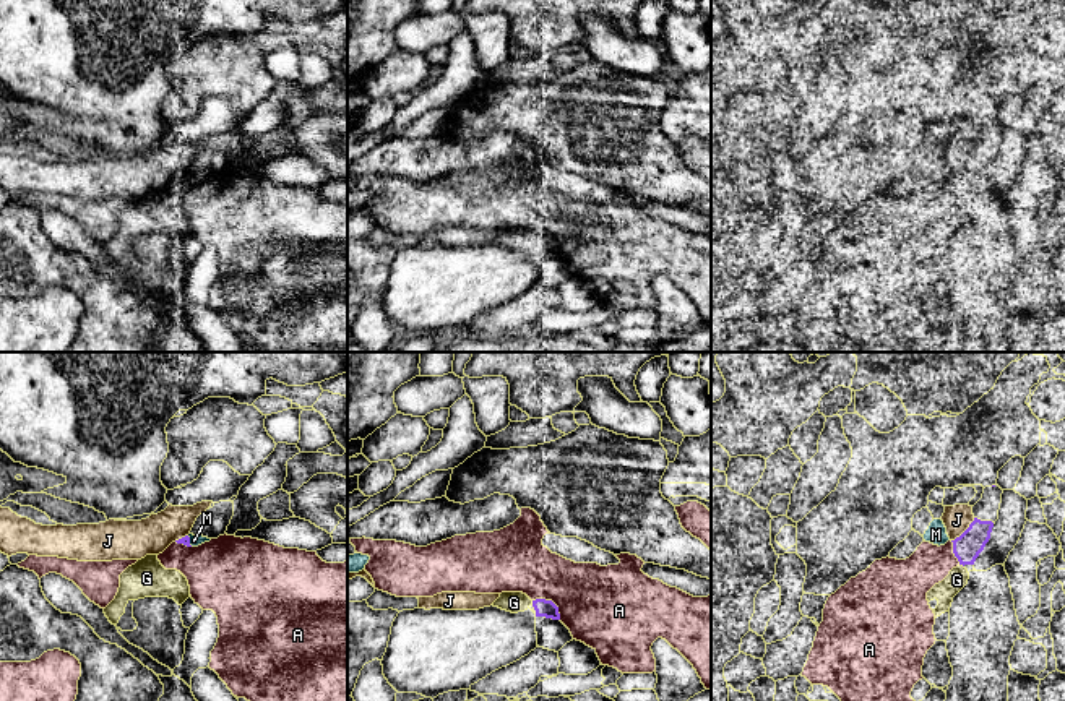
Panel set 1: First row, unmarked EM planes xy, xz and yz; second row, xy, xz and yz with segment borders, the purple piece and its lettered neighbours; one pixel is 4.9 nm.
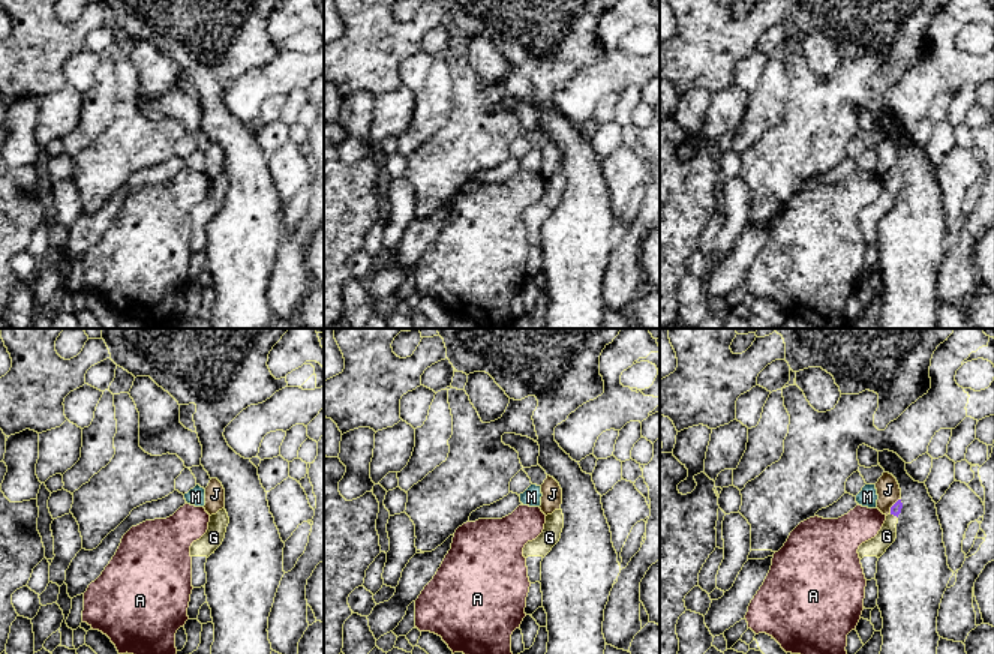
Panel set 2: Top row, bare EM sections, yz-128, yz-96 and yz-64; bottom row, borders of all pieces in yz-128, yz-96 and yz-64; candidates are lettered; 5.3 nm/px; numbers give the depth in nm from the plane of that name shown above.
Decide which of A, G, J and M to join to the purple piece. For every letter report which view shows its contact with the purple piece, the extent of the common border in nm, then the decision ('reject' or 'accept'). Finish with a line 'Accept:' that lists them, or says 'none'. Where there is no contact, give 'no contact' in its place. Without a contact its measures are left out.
A: contact in xz; length 170 nm; reject
G: contact in yz; length 30 nm; accept
J: contact in yz; length 170 nm; reject
M: contact in xy; length 60 nm; reject
Accept: G

